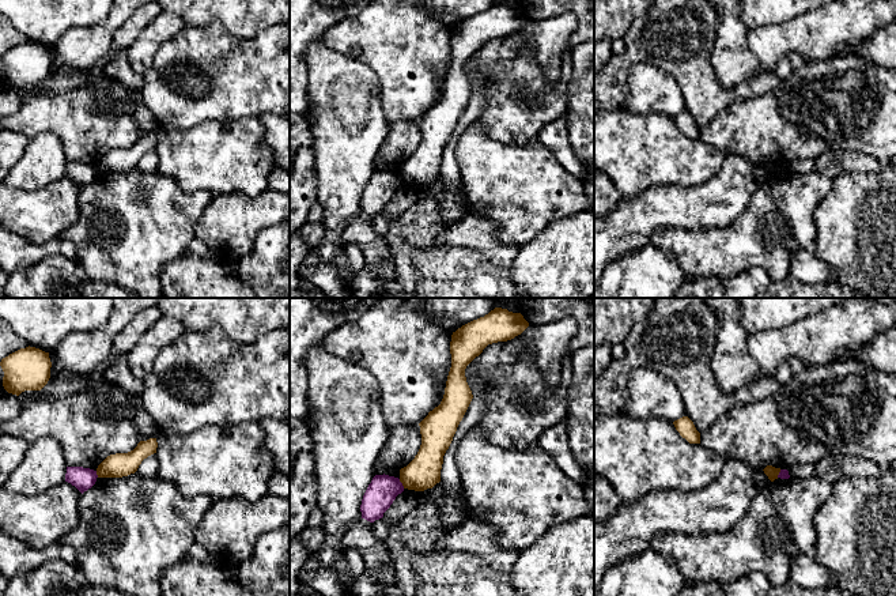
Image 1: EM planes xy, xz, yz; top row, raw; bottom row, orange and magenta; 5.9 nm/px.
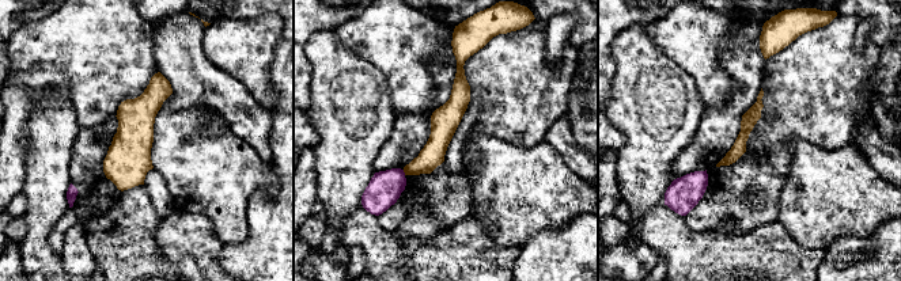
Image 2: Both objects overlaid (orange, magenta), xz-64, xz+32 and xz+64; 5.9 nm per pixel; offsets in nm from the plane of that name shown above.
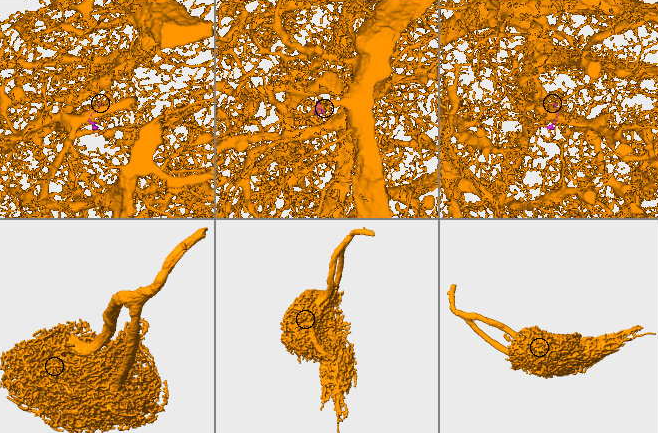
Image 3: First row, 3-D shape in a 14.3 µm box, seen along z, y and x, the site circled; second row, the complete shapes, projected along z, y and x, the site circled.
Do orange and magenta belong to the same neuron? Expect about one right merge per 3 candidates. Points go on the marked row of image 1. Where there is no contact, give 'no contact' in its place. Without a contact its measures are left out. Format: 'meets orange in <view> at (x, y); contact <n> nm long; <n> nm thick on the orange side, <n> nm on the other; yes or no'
meets orange in xz at (401, 482); contact 70 nm long; 200 nm thick on the orange side, 170 nm on the other; no

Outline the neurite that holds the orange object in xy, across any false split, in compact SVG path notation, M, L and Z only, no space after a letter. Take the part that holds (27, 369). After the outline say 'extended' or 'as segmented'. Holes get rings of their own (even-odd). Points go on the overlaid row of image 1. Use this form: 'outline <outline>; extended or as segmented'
outline M29 346L3 358L0 366L4 389L19 396L24 391L41 391L48 384L52 362L49 352Z; as segmented

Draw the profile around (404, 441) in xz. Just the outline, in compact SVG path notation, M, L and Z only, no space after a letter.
M419 423L400 425L389 430L386 445L377 457L374 472L383 475L392 469L407 467L421 445Z

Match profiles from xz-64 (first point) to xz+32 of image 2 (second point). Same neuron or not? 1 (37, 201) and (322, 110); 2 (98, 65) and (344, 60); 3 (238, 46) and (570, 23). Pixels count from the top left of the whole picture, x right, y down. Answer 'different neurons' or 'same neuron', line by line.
1: same neuron
2: different neurons
3: same neuron

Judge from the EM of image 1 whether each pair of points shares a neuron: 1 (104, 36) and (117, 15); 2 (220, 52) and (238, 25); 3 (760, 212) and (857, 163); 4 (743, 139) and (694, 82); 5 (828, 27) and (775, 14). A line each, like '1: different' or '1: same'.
1: same
2: different
3: different
4: different
5: different

